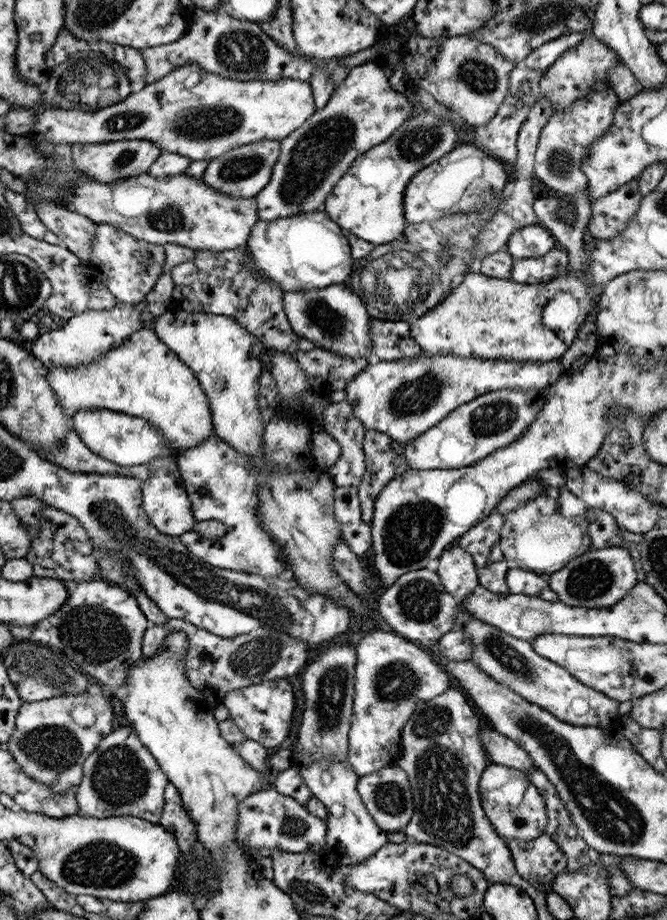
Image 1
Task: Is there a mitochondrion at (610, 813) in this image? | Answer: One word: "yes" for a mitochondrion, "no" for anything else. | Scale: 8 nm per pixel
yes

